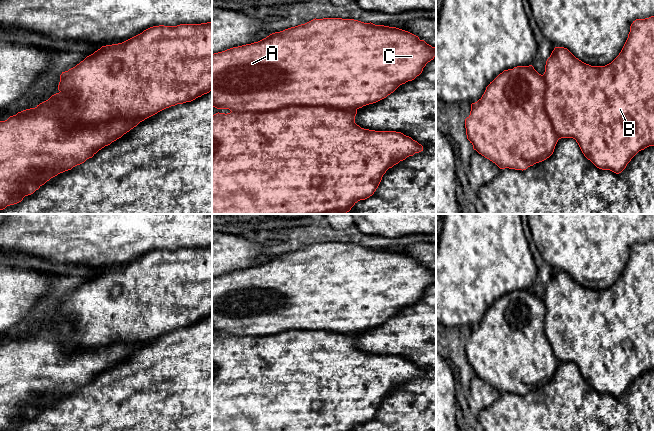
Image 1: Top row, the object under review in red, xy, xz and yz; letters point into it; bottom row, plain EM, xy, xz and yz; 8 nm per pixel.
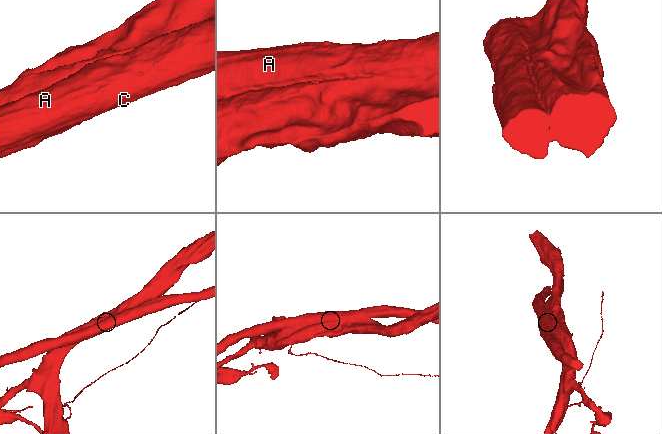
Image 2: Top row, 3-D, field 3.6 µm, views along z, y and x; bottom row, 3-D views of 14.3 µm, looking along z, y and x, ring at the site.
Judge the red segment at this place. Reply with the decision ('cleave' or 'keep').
cleave

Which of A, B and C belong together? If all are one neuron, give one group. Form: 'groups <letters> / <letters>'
groups A C / B

